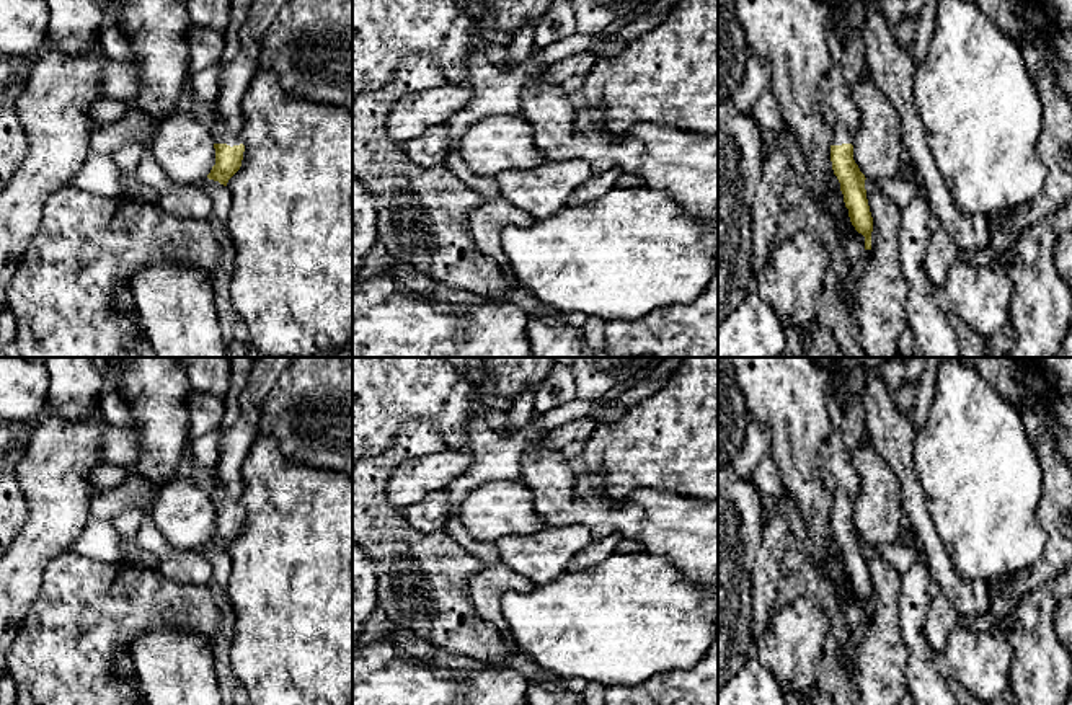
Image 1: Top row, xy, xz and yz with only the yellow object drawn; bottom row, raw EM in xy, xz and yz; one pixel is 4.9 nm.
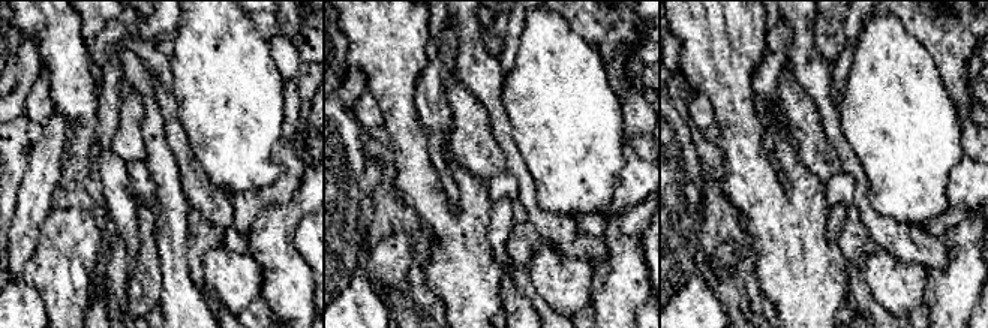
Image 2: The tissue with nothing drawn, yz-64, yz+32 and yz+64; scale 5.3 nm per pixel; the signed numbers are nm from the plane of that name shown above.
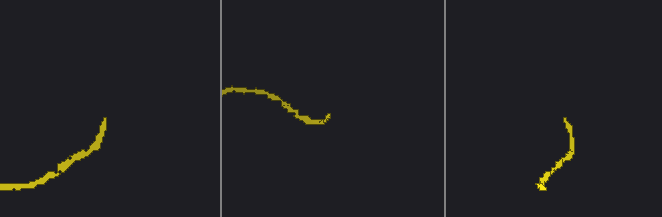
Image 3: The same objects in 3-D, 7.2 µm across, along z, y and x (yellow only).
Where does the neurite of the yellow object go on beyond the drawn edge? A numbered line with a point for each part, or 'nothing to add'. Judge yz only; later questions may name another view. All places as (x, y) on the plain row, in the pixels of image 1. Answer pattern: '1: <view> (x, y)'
1: yz (837, 464)

